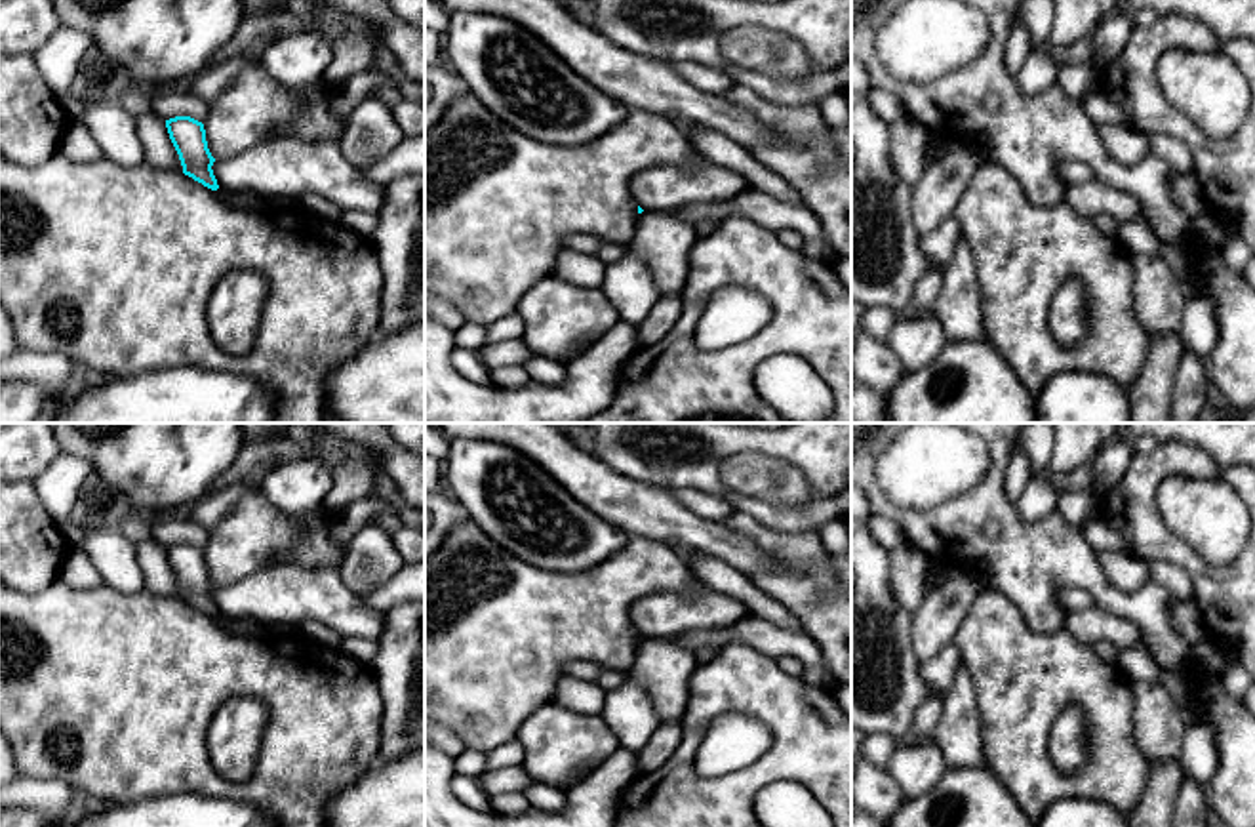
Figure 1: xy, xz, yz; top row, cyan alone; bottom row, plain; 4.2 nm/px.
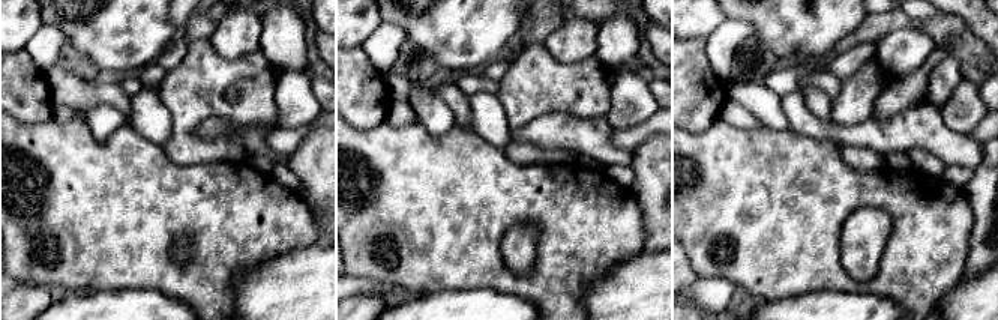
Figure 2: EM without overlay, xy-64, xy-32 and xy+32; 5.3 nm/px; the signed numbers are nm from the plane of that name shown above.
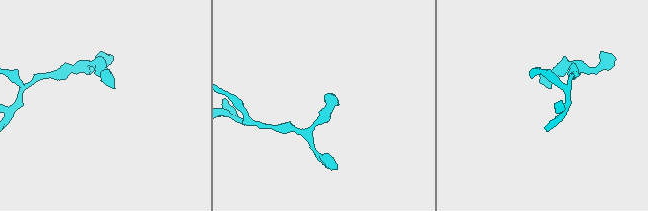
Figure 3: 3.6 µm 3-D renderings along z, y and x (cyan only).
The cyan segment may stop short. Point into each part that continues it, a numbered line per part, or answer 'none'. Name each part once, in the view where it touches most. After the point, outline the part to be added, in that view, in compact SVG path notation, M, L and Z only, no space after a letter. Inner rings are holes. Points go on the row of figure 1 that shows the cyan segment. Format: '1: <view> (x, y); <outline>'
none

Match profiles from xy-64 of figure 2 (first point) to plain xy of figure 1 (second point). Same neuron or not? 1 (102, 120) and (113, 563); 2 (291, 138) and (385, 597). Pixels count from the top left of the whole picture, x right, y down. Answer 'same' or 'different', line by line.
1: same
2: same

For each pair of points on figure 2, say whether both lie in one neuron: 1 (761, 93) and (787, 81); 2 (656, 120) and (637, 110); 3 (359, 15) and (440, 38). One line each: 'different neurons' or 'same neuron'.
1: different neurons
2: different neurons
3: different neurons

